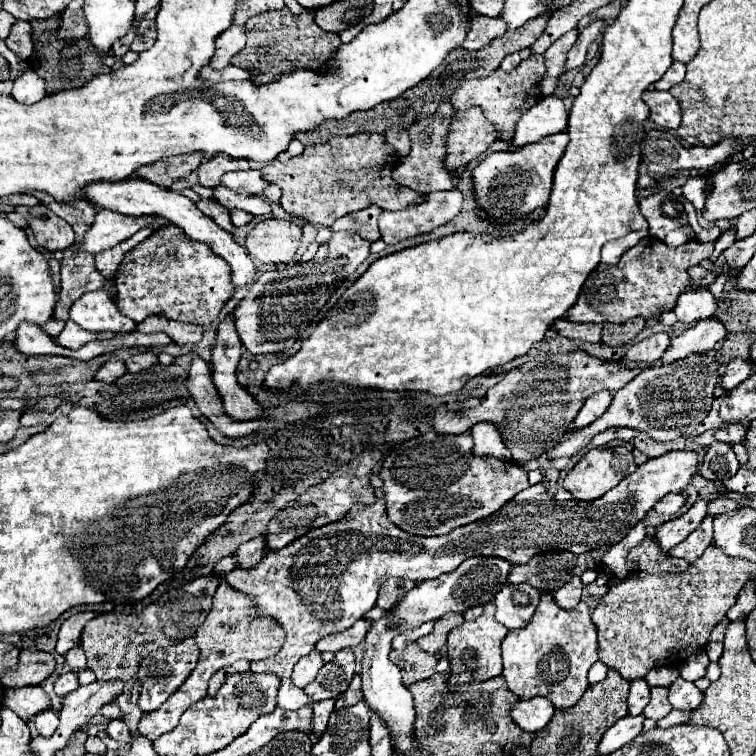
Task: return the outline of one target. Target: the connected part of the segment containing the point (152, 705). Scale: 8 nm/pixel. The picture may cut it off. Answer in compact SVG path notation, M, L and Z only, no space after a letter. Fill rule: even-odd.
M184 639L176 645L172 645L170 649L158 649L156 653L150 653L150 657L144 657L138 665L138 685L140 685L140 697L138 697L138 707L148 713L158 709L186 679L188 675L194 671L196 661L198 661L198 645L196 641Z

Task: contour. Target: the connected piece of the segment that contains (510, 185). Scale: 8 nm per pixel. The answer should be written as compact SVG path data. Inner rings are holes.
M556 133L544 137L542 141L518 147L516 151L486 155L486 159L472 173L478 203L500 225L510 223L518 217L526 217L536 207L544 207L550 197L554 167L564 155L566 147L568 147L568 133Z

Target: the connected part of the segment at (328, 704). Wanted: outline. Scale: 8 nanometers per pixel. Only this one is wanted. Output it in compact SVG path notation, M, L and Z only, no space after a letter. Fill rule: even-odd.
M326 699L326 701L312 703L312 709L314 709L314 729L312 729L312 733L314 735L320 735L326 729L330 711L334 709L334 699Z

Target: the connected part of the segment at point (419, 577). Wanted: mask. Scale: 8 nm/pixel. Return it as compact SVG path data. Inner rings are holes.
M668 451L662 457L638 465L622 483L590 503L574 499L556 501L546 493L542 483L536 483L510 499L498 513L458 527L442 537L416 537L394 527L386 517L382 499L374 505L354 505L342 521L312 529L284 549L262 557L256 567L234 569L224 577L232 589L246 593L254 601L260 617L276 619L286 631L284 647L270 659L254 661L250 671L278 675L282 681L276 697L278 707L300 709L310 703L310 697L290 681L292 667L316 647L318 639L340 633L364 617L364 613L376 605L384 579L400 577L416 583L436 579L442 573L454 571L464 559L474 555L502 557L520 565L546 549L588 553L592 549L612 547L644 519L658 499L668 493L686 491L696 473L696 465L696 451Z

